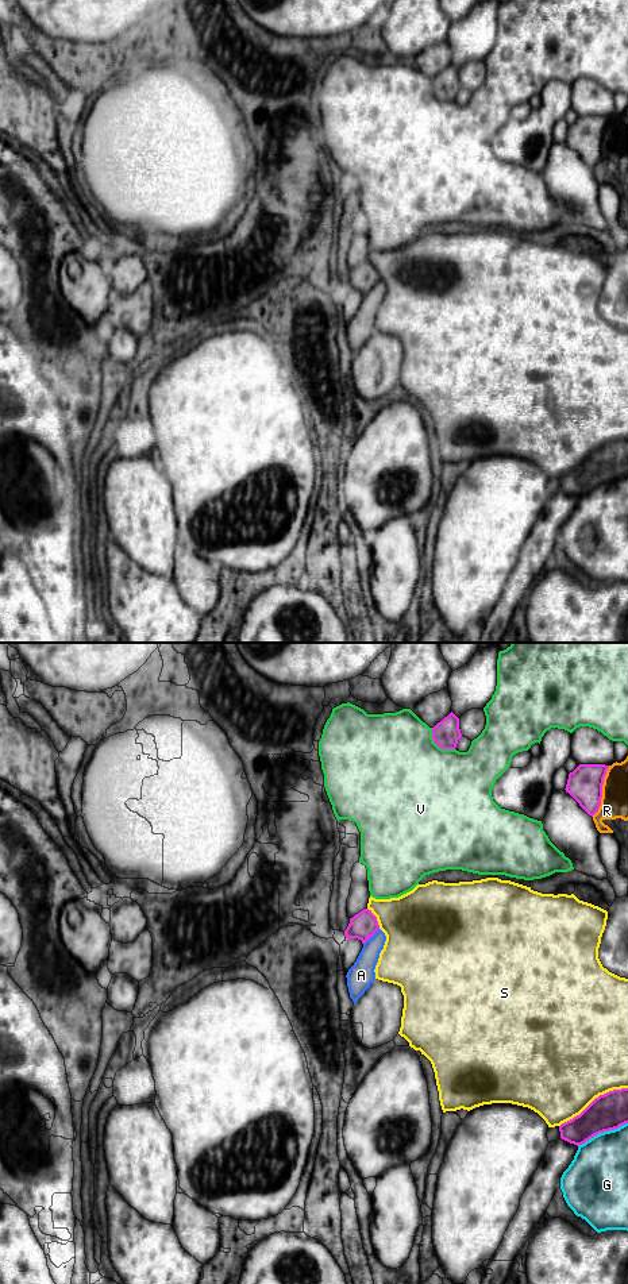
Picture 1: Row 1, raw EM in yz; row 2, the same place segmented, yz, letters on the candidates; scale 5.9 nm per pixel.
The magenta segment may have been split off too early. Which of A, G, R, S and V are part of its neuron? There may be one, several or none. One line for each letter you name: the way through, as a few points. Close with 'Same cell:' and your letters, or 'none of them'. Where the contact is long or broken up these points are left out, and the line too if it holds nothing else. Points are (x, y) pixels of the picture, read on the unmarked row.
Same cell: A

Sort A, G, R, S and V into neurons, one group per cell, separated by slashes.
A / G / R / S / V

